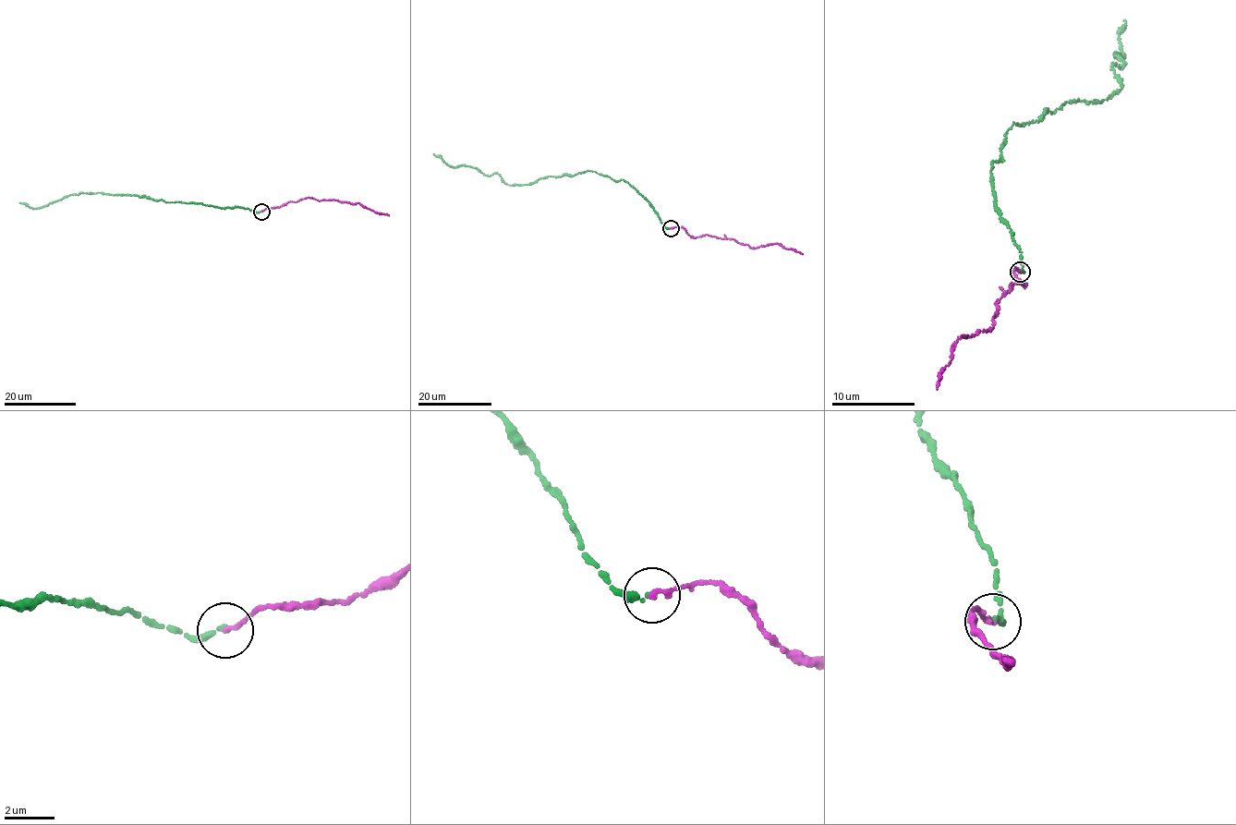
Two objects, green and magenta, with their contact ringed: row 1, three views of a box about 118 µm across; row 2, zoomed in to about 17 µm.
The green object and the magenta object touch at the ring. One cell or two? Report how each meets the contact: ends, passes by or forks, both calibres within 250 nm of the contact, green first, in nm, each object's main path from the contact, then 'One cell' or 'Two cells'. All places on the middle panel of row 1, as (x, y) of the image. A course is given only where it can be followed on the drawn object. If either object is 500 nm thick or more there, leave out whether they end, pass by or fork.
At the ring green ends. At the ring magenta ends. Thickness 180 nm (green) against 240 nm. Course of green: (671, 227), (664, 226), (648, 201), (623, 180), (587, 170), (508, 185), (498, 174), (455, 167), (433, 153). Course of magenta: (671, 227), (682, 226), (695, 237), (708, 235), (733, 239), (754, 248), (776, 244), (802, 254). One cell

